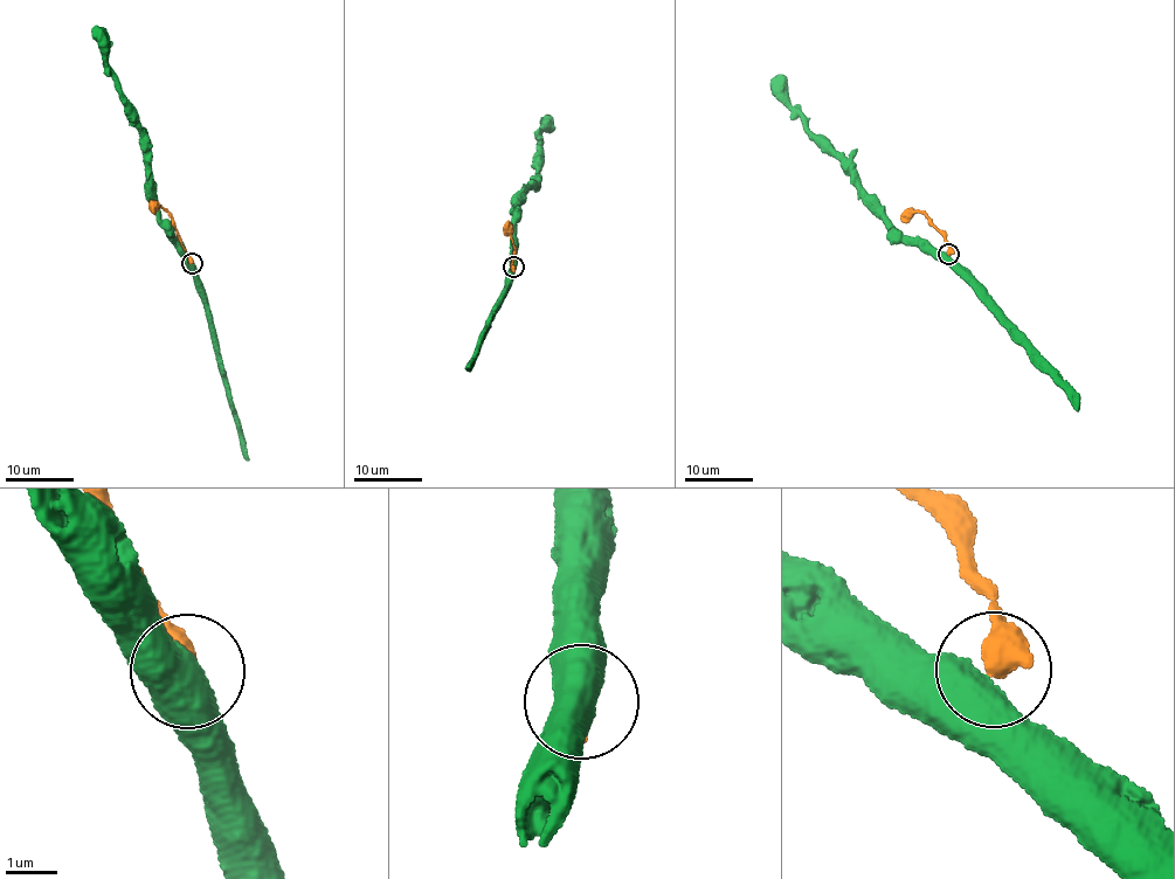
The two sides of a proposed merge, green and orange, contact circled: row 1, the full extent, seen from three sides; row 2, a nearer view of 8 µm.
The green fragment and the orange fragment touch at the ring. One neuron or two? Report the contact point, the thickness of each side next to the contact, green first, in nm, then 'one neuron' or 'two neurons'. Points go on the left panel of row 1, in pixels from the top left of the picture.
at (192, 263); 800 nm thick on the green side, 600 nm on the other; two neurons

